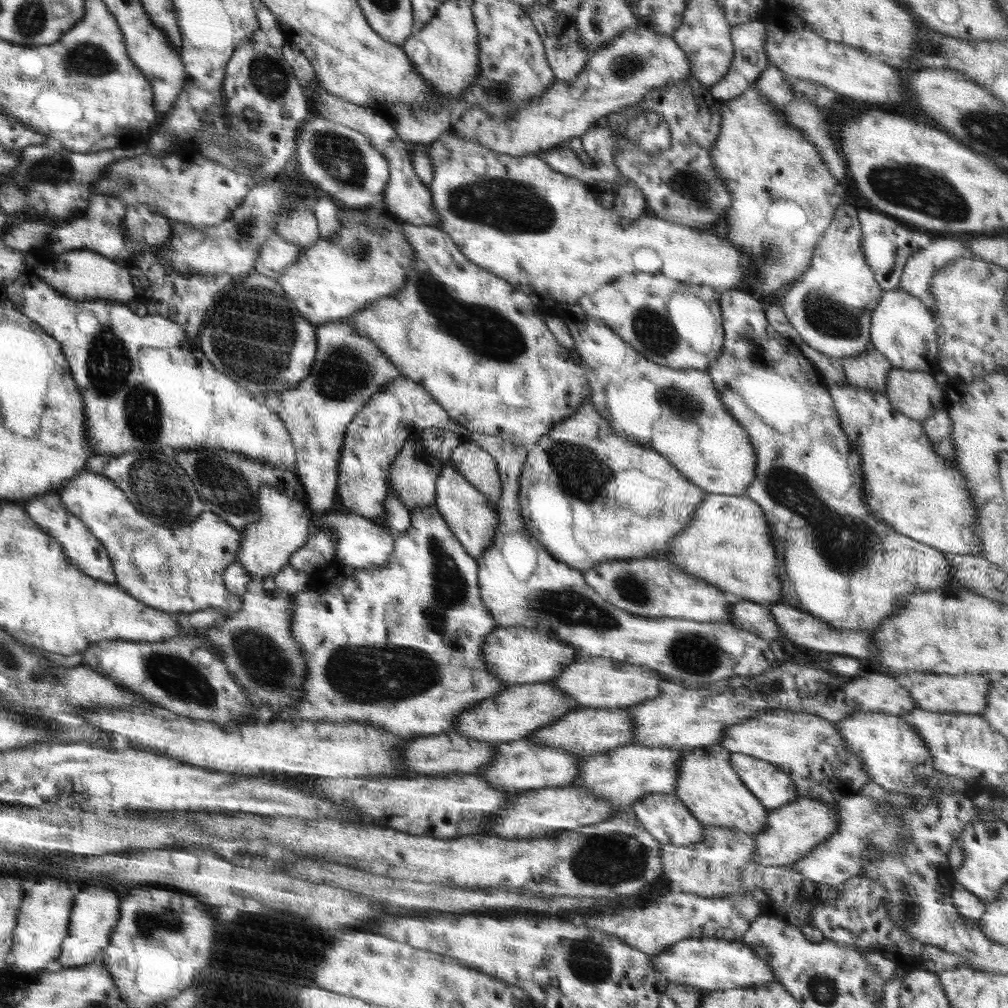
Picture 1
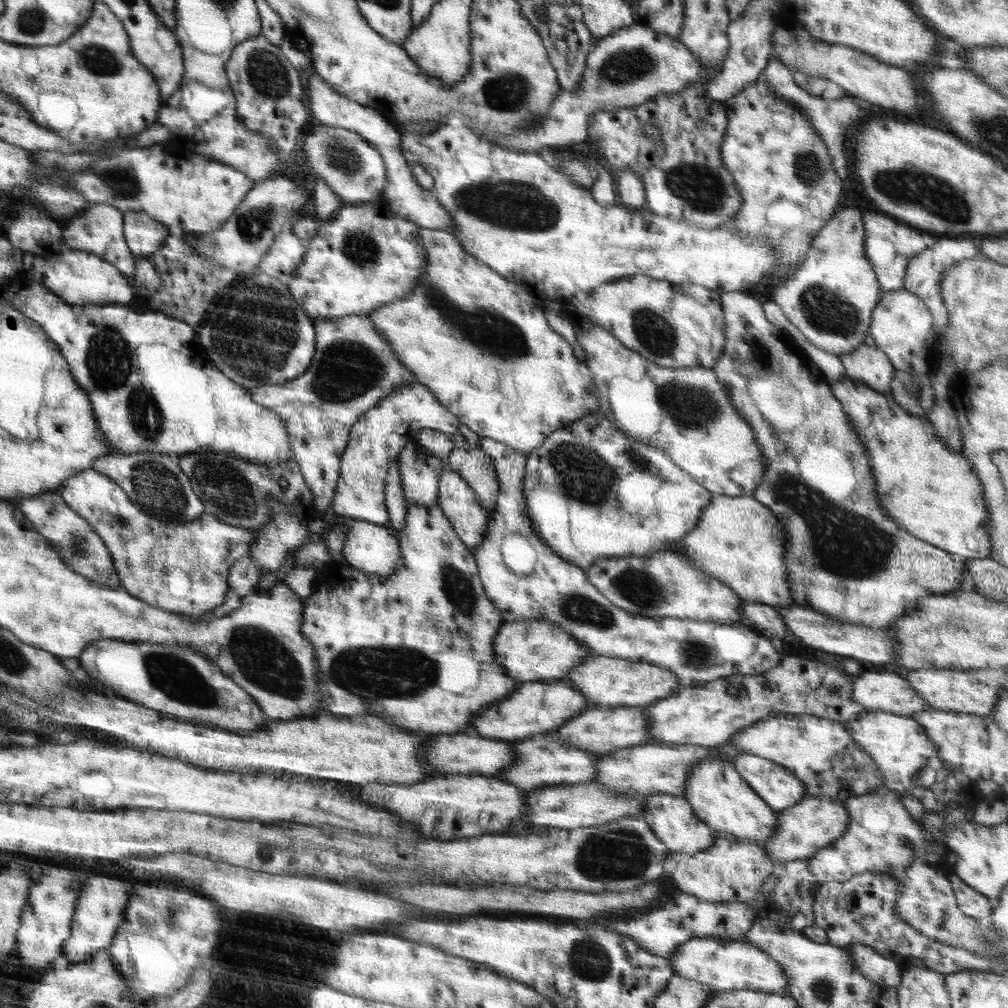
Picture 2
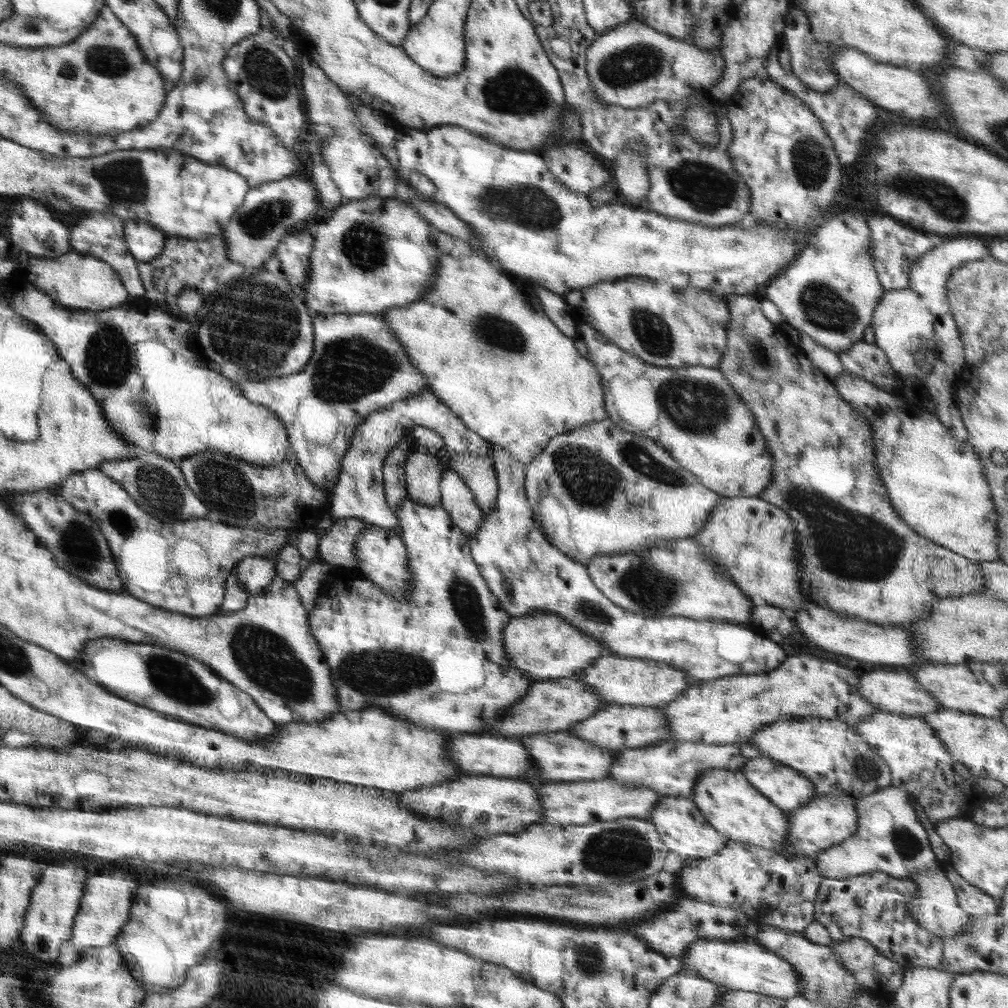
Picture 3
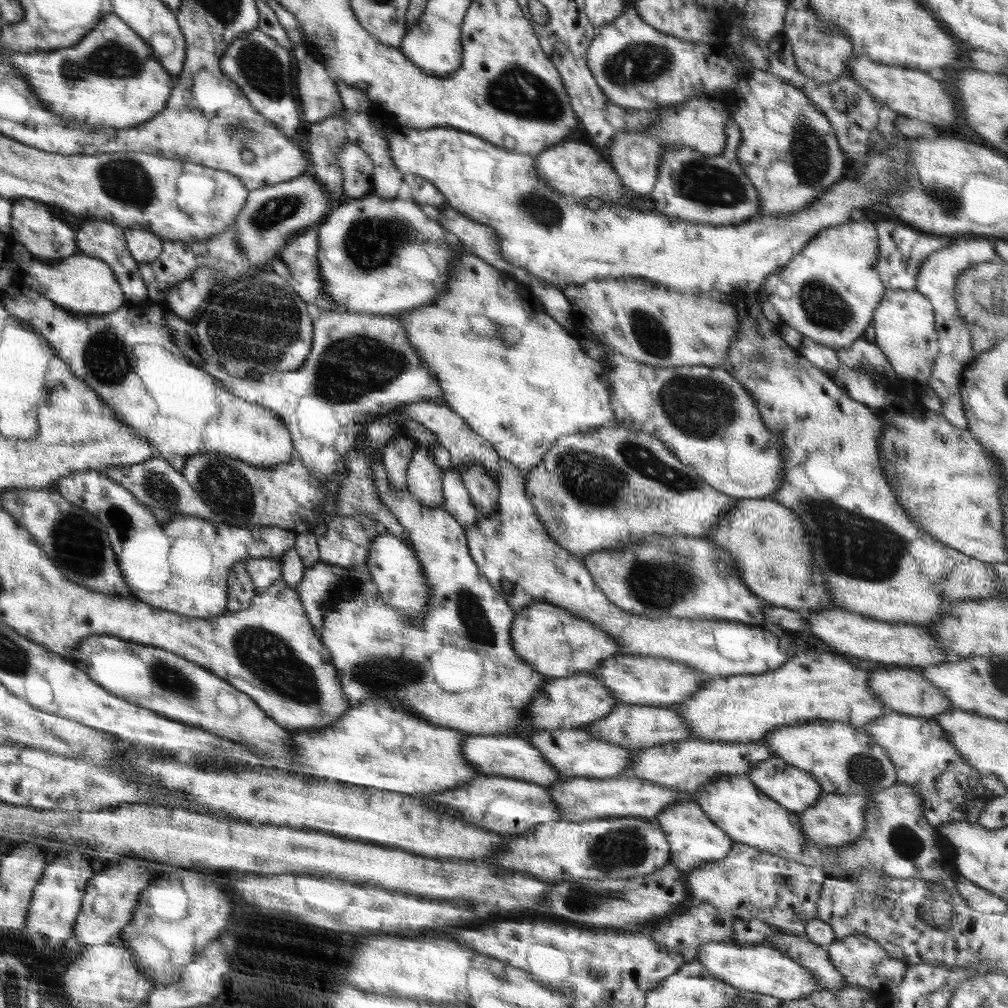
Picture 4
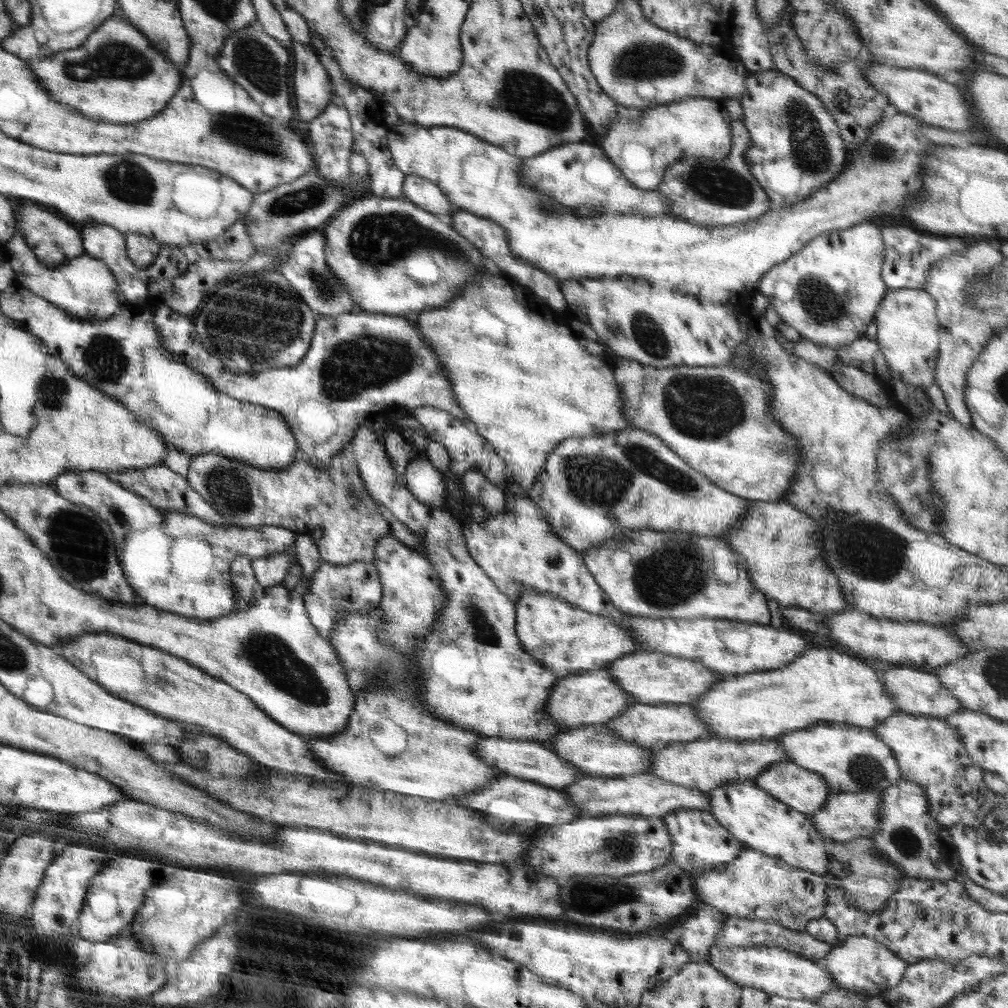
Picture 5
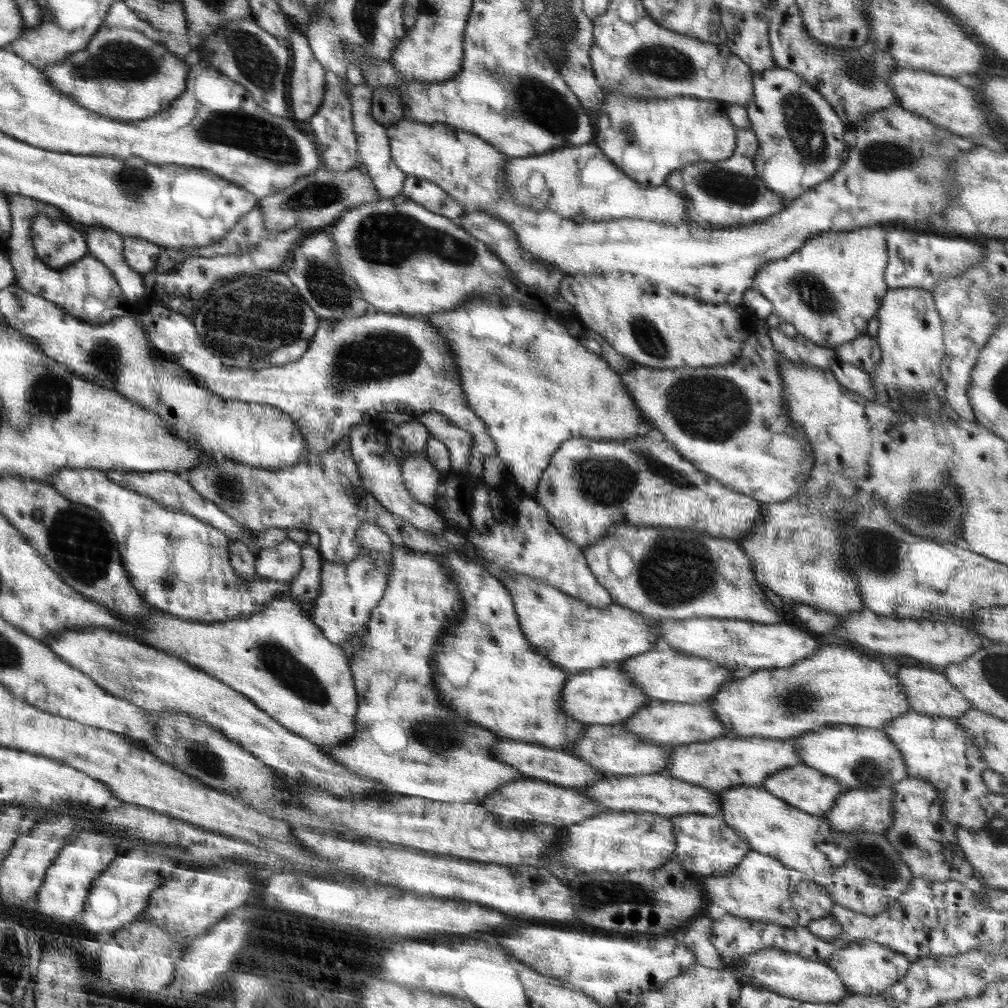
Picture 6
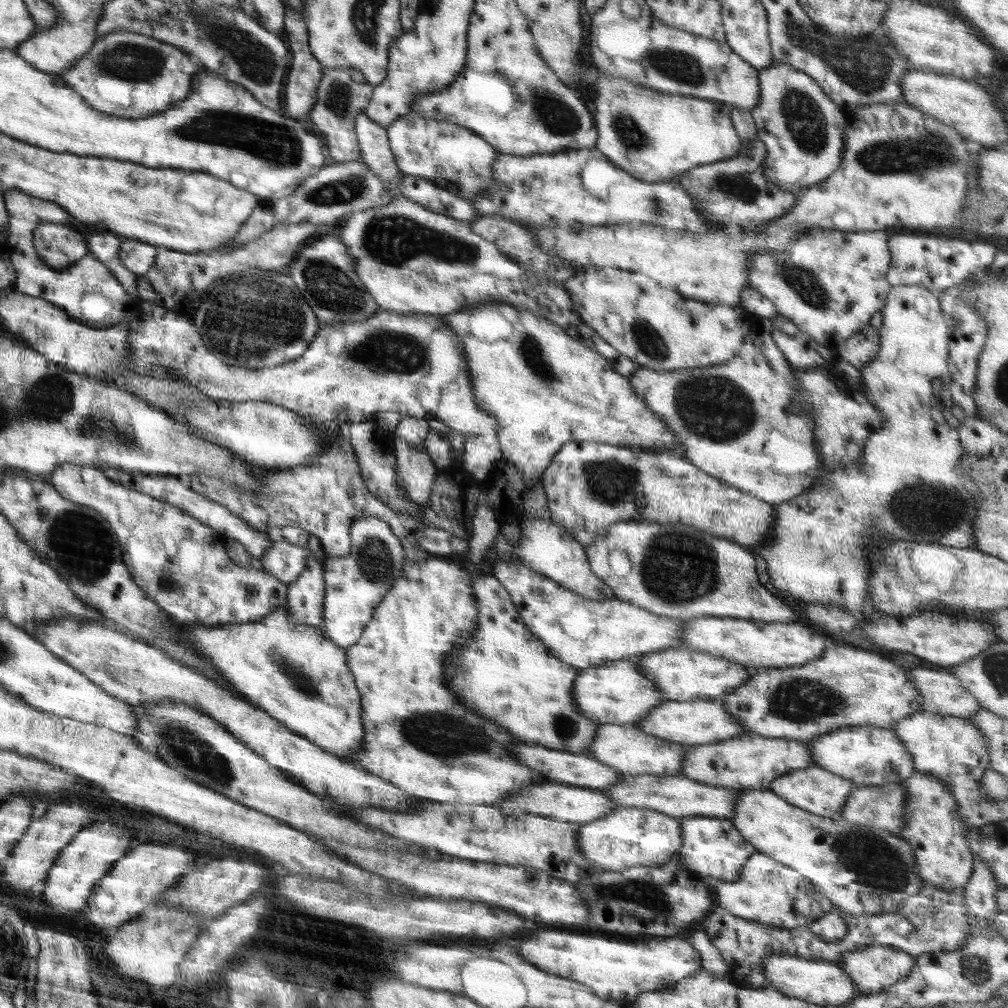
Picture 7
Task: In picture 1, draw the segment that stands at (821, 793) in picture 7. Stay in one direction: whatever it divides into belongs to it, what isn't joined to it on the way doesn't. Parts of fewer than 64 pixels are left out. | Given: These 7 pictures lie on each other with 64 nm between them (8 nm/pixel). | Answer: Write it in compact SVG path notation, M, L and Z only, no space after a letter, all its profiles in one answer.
M731 753L730 767L768 810L784 807L797 799L795 782L775 764L755 756Z

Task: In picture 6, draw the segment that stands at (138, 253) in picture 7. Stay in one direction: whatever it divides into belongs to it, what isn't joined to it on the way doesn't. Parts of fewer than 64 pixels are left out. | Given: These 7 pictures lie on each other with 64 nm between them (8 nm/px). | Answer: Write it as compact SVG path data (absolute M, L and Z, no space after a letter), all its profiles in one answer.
M123 236L124 258L132 268L143 275L156 267L161 248L144 238Z

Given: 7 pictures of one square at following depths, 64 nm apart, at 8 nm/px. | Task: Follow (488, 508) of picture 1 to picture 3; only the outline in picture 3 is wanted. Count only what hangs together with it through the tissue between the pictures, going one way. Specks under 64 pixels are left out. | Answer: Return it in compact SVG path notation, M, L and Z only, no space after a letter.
M446 469L440 482L440 506L449 514L451 524L457 525L470 540L484 520L475 498L457 472Z

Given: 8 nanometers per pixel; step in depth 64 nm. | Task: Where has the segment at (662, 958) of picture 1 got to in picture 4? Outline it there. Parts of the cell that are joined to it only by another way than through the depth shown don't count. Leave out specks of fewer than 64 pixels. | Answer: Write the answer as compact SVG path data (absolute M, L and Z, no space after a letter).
M708 942L702 944L696 961L702 963L707 972L724 980L725 983L737 989L759 992L765 995L775 996L783 1001L798 1000L818 992L818 985L814 979L814 972L800 963L796 963L788 954L776 949L774 946L732 944L730 942Z

